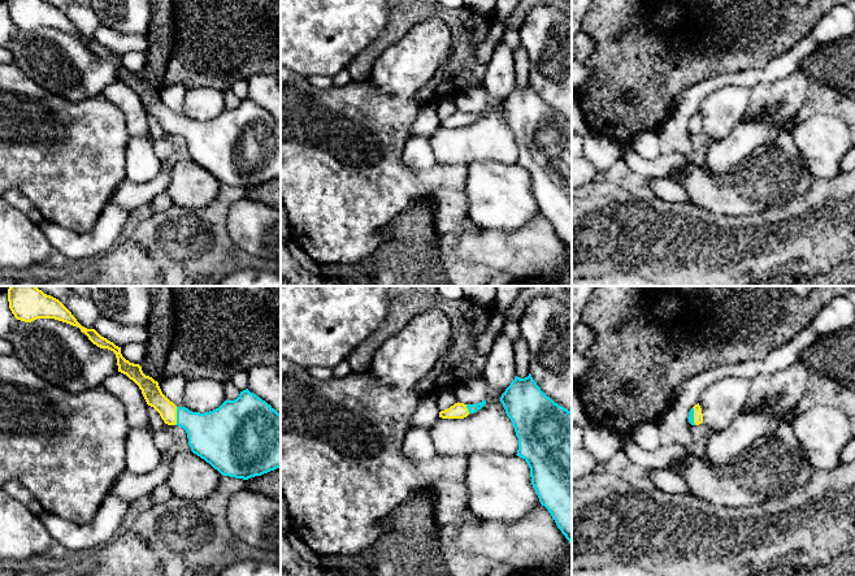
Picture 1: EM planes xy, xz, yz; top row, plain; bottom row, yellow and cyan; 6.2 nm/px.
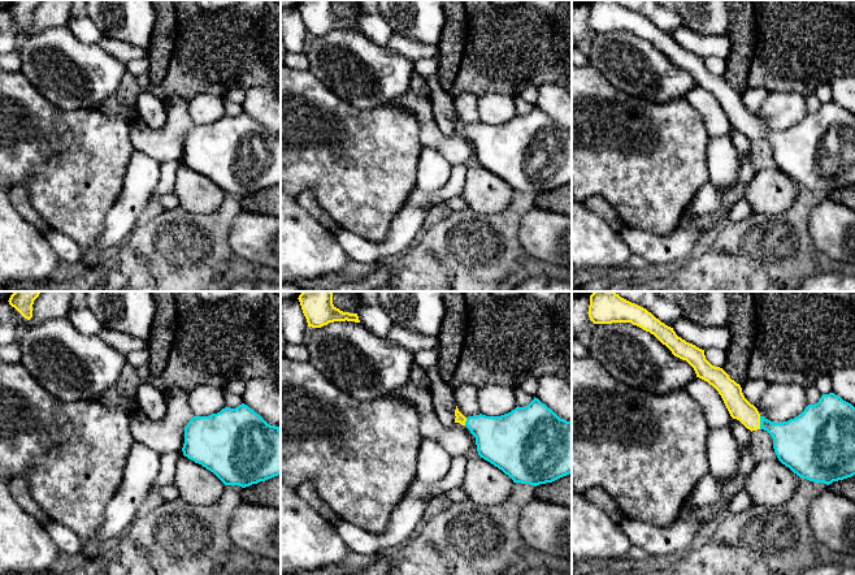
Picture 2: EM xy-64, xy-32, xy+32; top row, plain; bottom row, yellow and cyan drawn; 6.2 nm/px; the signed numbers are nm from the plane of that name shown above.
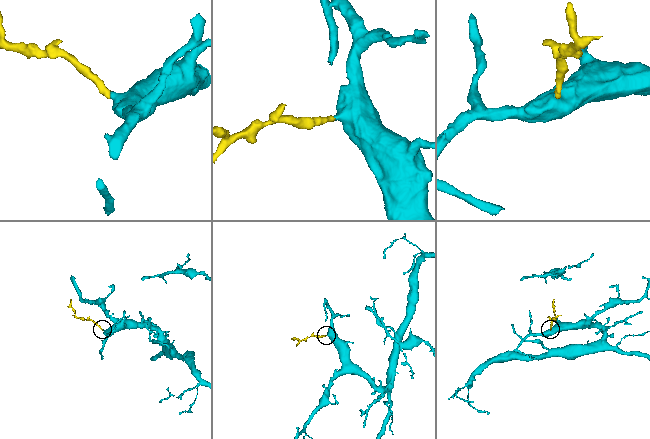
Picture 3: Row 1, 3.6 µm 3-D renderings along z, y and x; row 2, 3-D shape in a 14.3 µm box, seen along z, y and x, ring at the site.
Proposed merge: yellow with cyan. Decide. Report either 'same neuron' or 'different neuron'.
same neuron

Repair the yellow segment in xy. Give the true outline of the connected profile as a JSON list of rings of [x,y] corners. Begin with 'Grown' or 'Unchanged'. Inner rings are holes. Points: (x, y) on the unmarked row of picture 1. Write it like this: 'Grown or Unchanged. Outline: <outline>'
Grown. Outline: [[[8,0],[8,10],[17,29],[31,31],[36,27],[55,27],[79,36],[97,56],[113,60],[118,81],[126,83],[139,95],[147,113],[160,122],[165,133],[183,137],[191,160],[221,183],[248,189],[281,177],[281,122],[248,98],[240,100],[236,108],[226,108],[218,117],[209,121],[200,122],[186,116],[177,116],[162,103],[159,91],[143,82],[139,73],[130,72],[122,65],[121,56],[101,46],[95,38],[82,35],[58,8],[43,0]]]

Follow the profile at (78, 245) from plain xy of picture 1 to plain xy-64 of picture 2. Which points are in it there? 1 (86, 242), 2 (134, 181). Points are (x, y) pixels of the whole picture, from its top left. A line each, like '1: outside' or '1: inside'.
1: outside
2: inside

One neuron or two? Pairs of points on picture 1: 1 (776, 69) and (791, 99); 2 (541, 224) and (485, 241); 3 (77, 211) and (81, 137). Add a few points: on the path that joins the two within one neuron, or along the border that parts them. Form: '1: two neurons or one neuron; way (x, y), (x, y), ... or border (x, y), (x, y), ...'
1: two neurons; border (797, 68), (781, 78), (763, 81), (751, 87)
2: one neuron; way (526, 238), (524, 241), (499, 241)
3: one neuron; way (77, 193), (78, 155)

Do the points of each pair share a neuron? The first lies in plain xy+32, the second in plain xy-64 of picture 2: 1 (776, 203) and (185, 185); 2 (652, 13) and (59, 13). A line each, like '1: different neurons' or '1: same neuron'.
1: same neuron
2: different neurons

